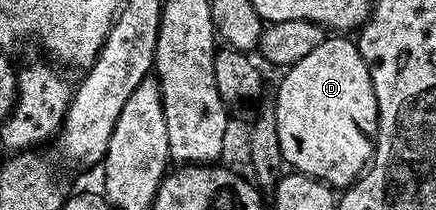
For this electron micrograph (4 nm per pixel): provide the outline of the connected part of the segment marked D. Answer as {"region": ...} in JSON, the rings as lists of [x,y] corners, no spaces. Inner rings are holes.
{"region":[[[342,34],[331,35],[320,46],[316,46],[316,50],[312,50],[312,54],[308,54],[305,58],[300,58],[300,62],[291,64],[289,68],[281,73],[282,81],[276,84],[277,98],[276,106],[276,127],[279,134],[280,150],[282,151],[283,161],[293,171],[302,173],[303,176],[311,176],[314,180],[320,180],[324,184],[329,184],[335,190],[345,190],[366,171],[369,162],[374,157],[374,141],[378,134],[378,103],[376,102],[376,94],[372,90],[372,82],[370,81],[370,71],[364,62],[364,58],[360,54],[357,43],[353,39],[347,38]]]}

